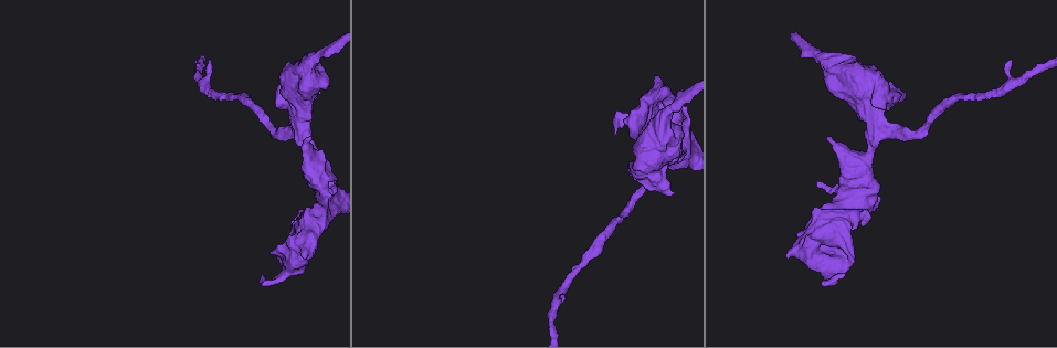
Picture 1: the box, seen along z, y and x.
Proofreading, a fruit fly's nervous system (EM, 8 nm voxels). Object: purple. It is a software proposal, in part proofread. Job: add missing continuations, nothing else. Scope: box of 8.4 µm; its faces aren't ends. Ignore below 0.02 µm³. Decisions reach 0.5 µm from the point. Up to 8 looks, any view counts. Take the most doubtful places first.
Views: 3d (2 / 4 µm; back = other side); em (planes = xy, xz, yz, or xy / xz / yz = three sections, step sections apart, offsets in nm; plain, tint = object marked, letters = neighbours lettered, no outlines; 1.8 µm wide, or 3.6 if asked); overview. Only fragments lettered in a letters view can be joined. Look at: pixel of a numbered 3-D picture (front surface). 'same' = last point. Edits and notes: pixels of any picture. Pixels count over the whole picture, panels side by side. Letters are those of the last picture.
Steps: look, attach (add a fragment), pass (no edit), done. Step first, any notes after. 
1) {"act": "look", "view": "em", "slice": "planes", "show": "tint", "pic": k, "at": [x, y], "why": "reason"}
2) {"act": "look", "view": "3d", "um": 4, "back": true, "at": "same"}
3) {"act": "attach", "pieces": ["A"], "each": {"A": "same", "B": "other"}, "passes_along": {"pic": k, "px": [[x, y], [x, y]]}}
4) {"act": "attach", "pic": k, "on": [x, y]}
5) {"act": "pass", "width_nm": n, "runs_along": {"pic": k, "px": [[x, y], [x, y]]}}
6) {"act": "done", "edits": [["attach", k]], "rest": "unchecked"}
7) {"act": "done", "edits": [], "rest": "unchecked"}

{"act": "look", "view": "em", "slice": "yz", "step": 16, "show": "letters", "pic": 1, "at": [843, 273], "why": "an open end"}

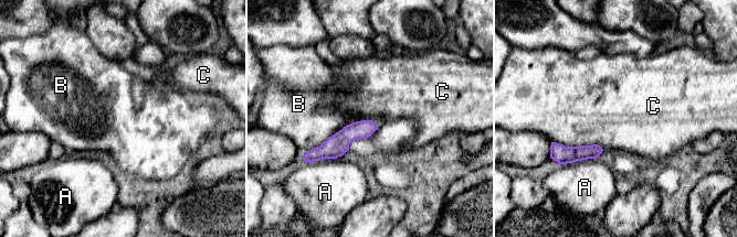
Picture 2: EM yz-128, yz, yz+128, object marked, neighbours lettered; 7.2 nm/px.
{"act": "pass", "width_nm": 130, "each": {"A": "other", "B": "other", "C": "other"}, "border": {"pic": 2, "px": [[551, 141], [602, 149]]}, "found": "no lettered fragment goes on from it"}

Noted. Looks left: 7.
{"act": "look", "view": "3d", "um": 2, "pic": 1, "at": [674, 193], "why": "free end"}

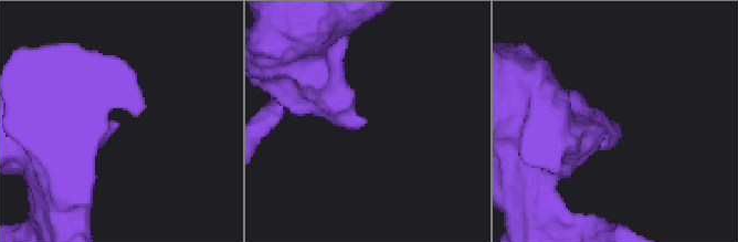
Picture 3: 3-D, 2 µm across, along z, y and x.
{"act": "look", "view": "em", "slice": "planes", "show": "letters", "pic": 3, "at": [118, 125], "why": "shape alone is not enough"}

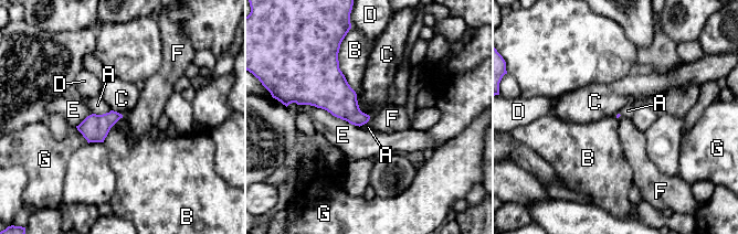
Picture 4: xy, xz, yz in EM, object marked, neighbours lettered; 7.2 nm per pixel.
{"act": "pass", "each": {"A": "other", "B": "other", "C": "other", "D": "other", "E": "other", "F": "other", "G": "other"}, "border": {"pic": 4, "px": [[339, 45], [338, 67], [357, 100]]}, "found": "no lettered fragment goes on from it"}

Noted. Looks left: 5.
{"act": "look", "view": "3d", "um": 4, "pic": 1, "at": [1012, 62], "why": "free end"}

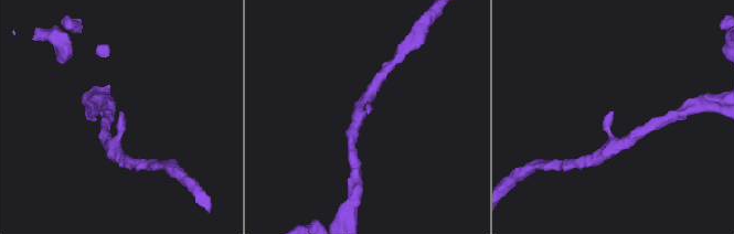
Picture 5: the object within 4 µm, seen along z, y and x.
{"act": "look", "view": "em", "slice": "planes", "show": "letters", "pic": 5, "at": [120, 113], "why": "now the EM"}

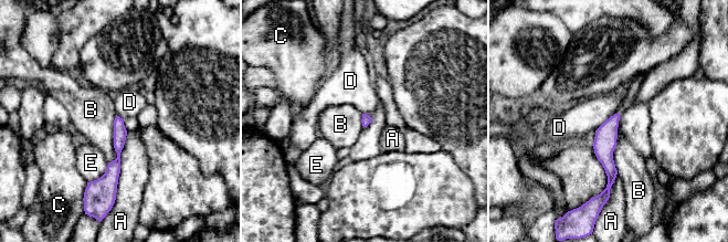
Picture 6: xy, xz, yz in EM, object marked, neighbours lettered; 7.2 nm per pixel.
{"act": "pass", "each": {"A": "other", "B": "other", "C": "other", "D": "other", "E": "other"}, "border": {"pic": 6, "px": [[116, 115], [116, 157], [108, 162]]}, "found": "none of them fits"}

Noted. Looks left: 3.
{"act": "look", "view": "em", "slice": "xy", "step": 4, "show": "tint", "pic": 1, "at": [827, 137], "why": "an open end"}

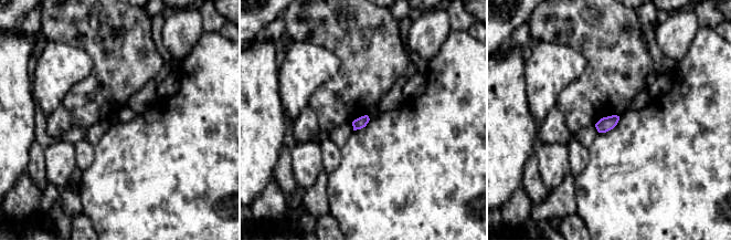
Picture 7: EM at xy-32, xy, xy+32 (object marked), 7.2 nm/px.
{"act": "look", "view": "em", "slice": "planes", "show": "letters", "at": "same"}

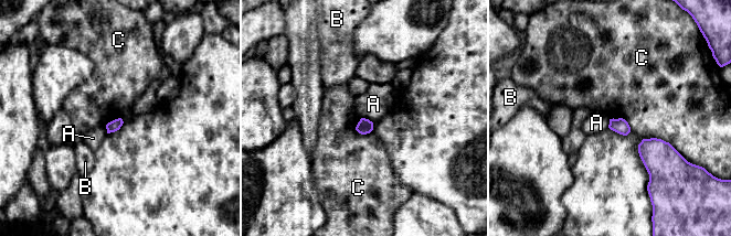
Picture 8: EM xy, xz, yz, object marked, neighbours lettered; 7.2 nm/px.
{"act": "pass", "each": {"A": "other", "B": "other", "C": "other"}, "found": "none of them fits"}

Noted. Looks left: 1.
{"act": "done", "edits": [], "rest": "unchecked"}

